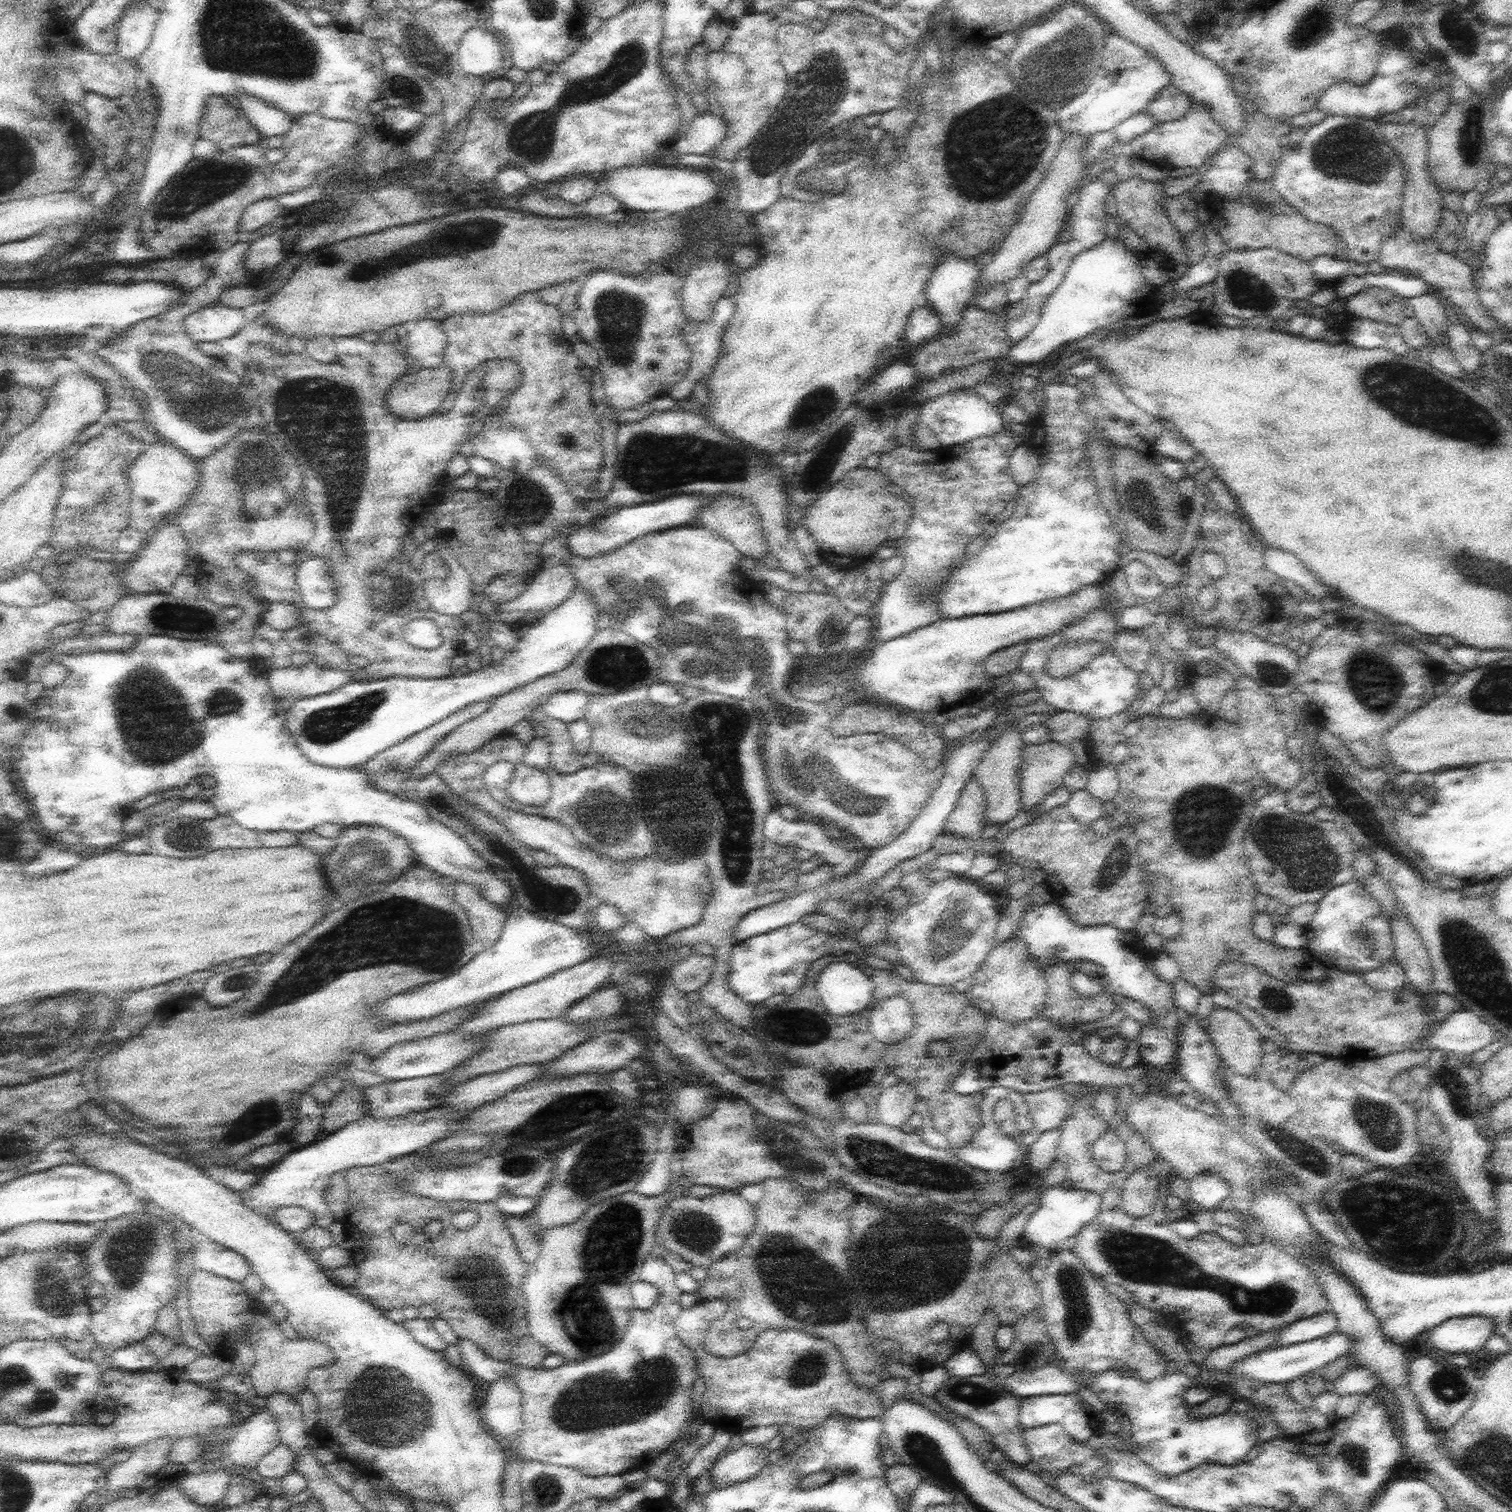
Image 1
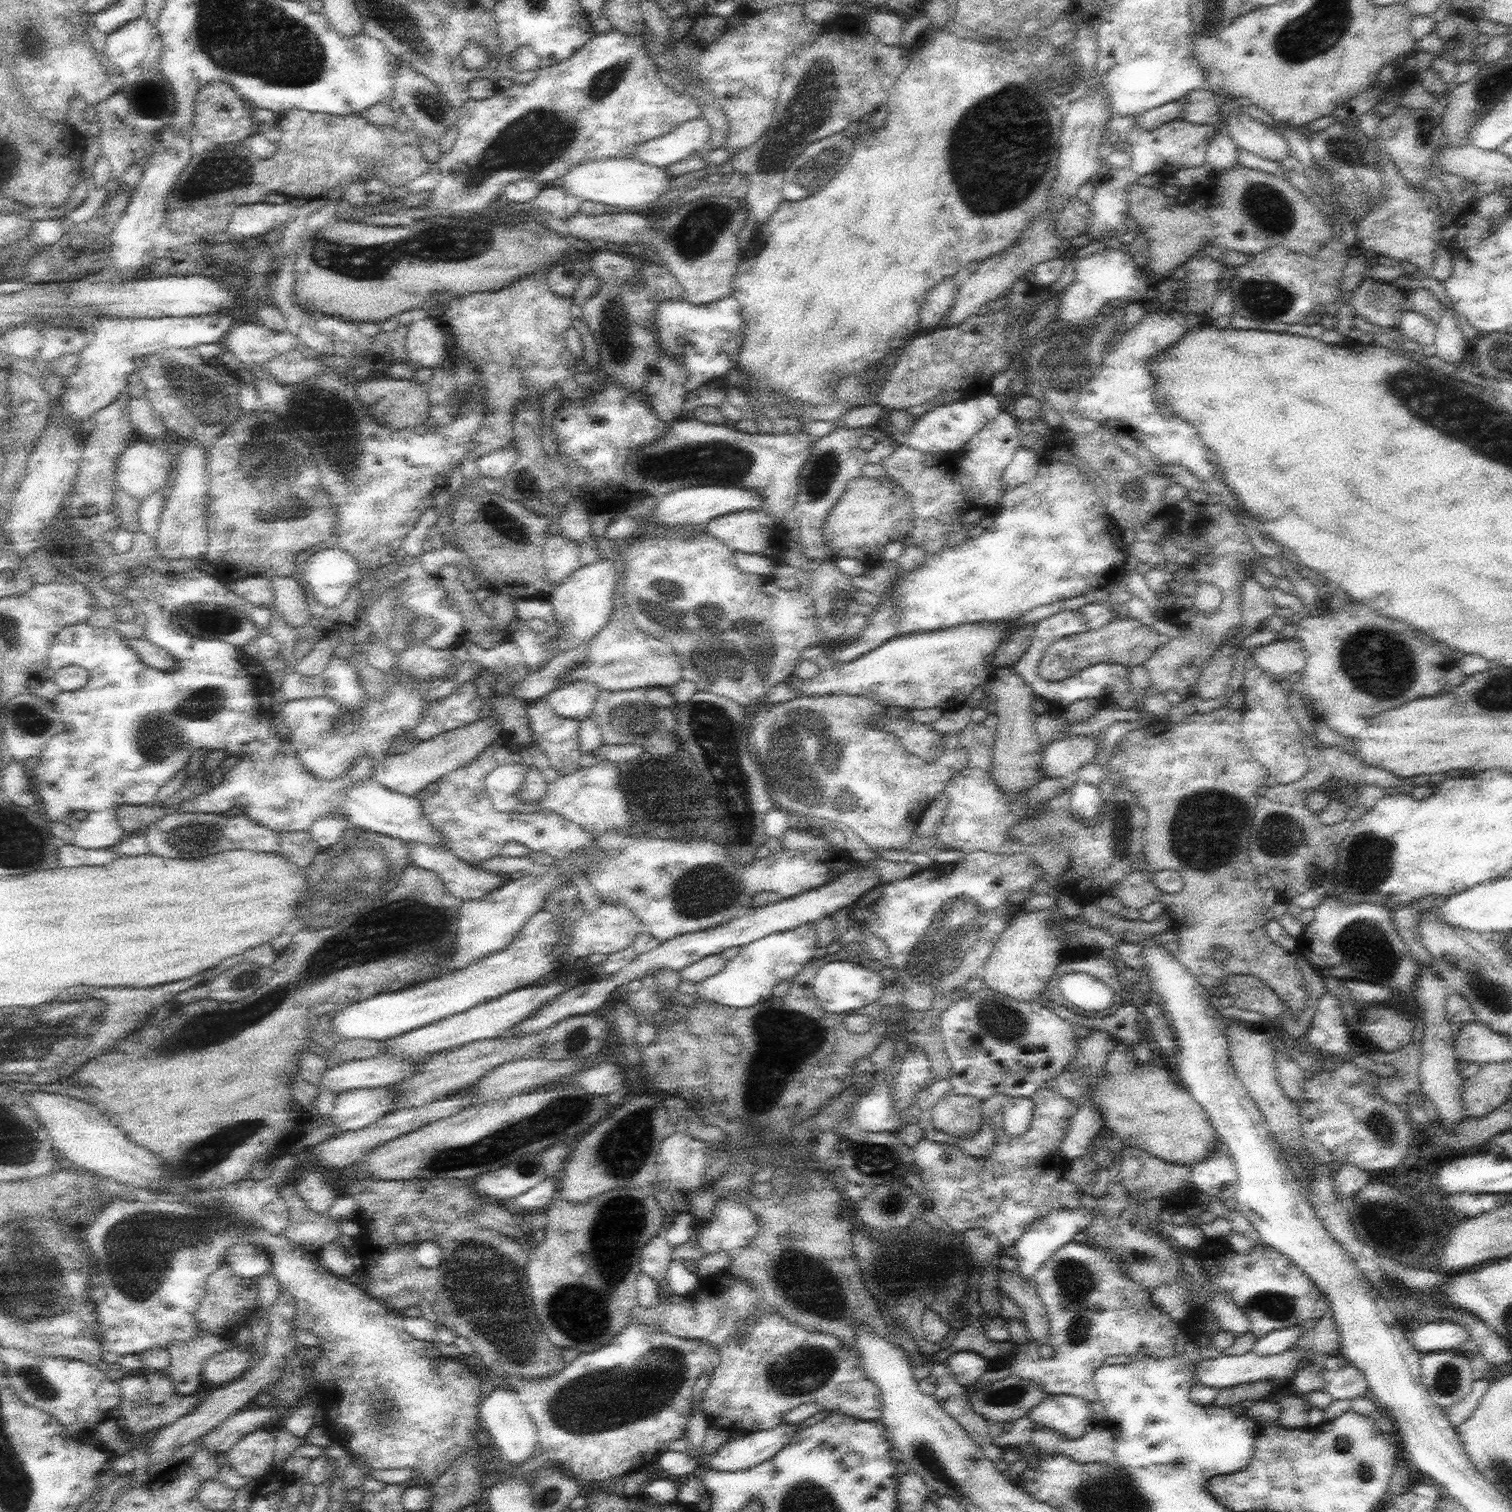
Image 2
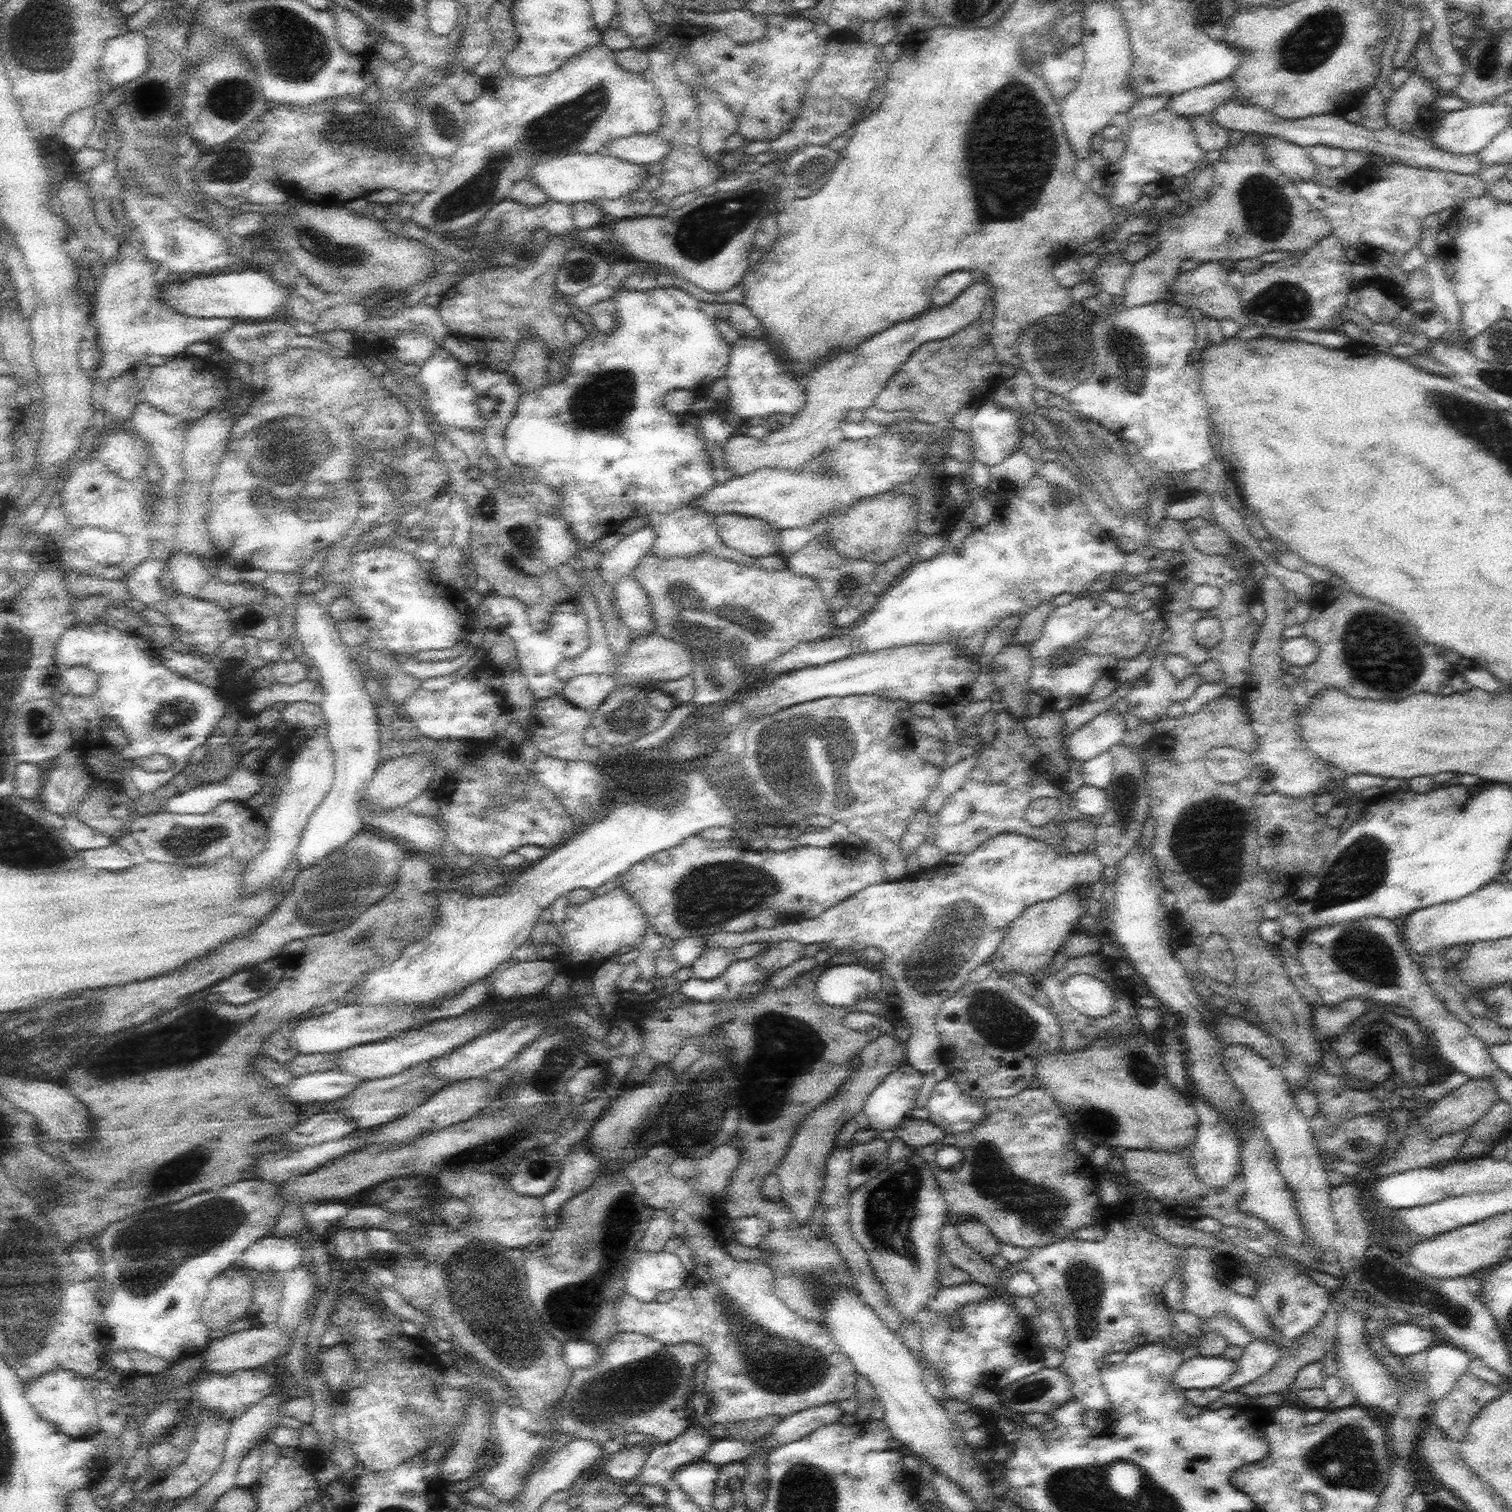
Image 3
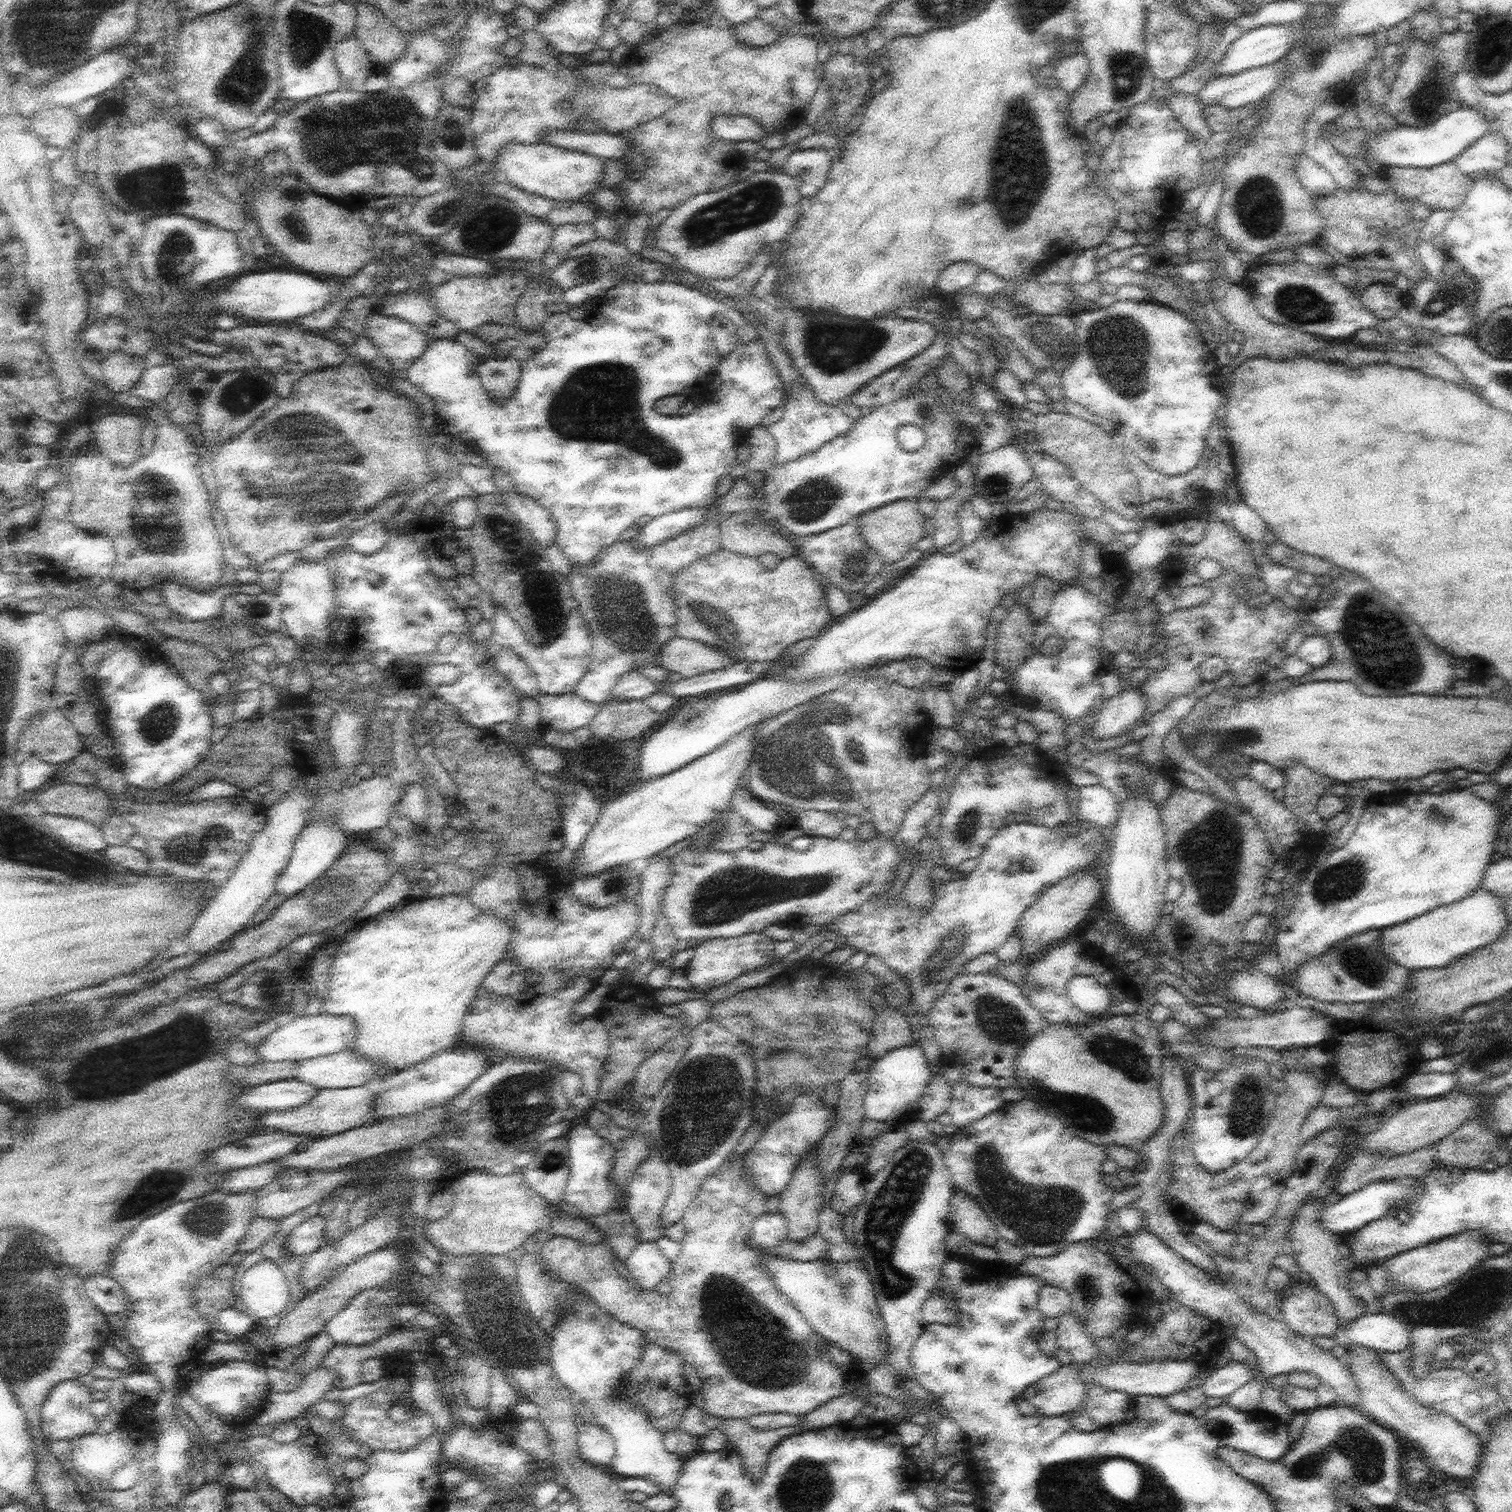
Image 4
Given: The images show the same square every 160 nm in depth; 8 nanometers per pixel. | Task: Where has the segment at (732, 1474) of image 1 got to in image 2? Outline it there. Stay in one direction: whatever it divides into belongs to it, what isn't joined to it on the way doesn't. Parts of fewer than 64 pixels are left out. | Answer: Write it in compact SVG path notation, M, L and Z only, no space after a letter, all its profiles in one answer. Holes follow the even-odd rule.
M780 1422L771 1430L756 1431L734 1442L728 1441L706 1458L705 1467L722 1472L750 1470L773 1458L786 1444L790 1444L790 1440L802 1431L798 1431L797 1425Z

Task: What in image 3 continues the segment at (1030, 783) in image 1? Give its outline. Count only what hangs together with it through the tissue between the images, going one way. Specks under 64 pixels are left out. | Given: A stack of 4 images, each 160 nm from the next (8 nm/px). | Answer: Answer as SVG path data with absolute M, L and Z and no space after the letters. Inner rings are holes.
M1113 707L1076 730L1065 744L1065 754L1086 762L1119 744L1126 731L1124 715L1114 712Z

